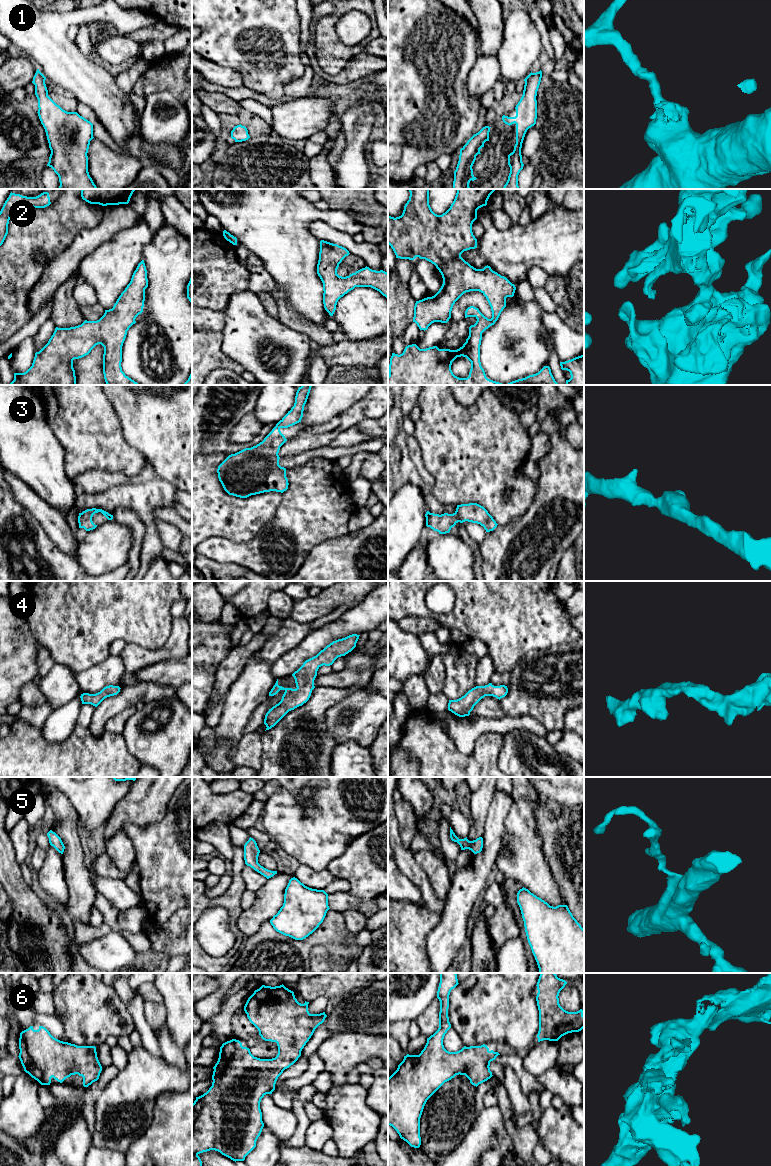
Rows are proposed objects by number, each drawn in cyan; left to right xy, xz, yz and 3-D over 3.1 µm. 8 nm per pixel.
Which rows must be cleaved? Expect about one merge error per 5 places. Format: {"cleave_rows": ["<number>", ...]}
{"cleave_rows": []}

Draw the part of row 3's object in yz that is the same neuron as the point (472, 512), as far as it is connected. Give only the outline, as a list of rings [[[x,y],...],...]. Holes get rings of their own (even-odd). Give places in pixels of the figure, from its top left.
[[[477,503],[457,505],[453,514],[444,513],[439,515],[427,511],[425,517],[426,526],[439,534],[449,533],[458,522],[468,521],[480,524],[486,532],[493,531],[498,525],[488,511]]]

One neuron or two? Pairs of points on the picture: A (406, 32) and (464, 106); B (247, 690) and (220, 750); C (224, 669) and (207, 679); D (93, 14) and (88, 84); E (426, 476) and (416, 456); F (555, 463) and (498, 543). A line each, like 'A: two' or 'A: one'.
A: one
B: one
C: two
D: one
E: one
F: one

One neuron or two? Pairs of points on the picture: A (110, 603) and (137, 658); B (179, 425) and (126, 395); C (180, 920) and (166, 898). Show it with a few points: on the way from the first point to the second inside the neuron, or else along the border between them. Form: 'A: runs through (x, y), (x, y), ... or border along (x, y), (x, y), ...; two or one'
A: border along (127, 643), (135, 643), (153, 649); two
B: runs through (166, 412), (151, 397), (139, 397); one
C: border along (181, 907), (163, 923), (156, 924), (154, 922); two

